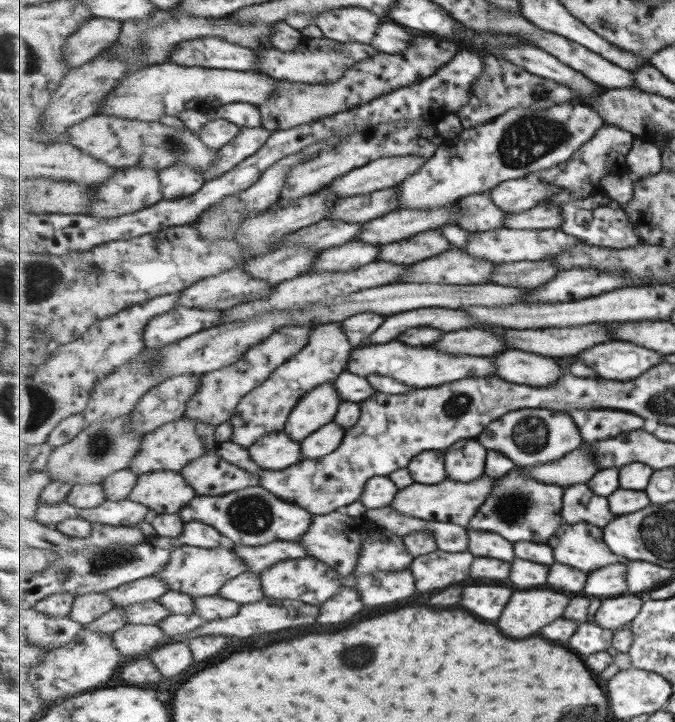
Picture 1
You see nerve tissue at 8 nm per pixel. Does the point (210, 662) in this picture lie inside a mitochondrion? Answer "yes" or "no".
no

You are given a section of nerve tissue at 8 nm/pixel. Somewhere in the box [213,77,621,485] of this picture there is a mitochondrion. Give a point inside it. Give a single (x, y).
(529, 137)

